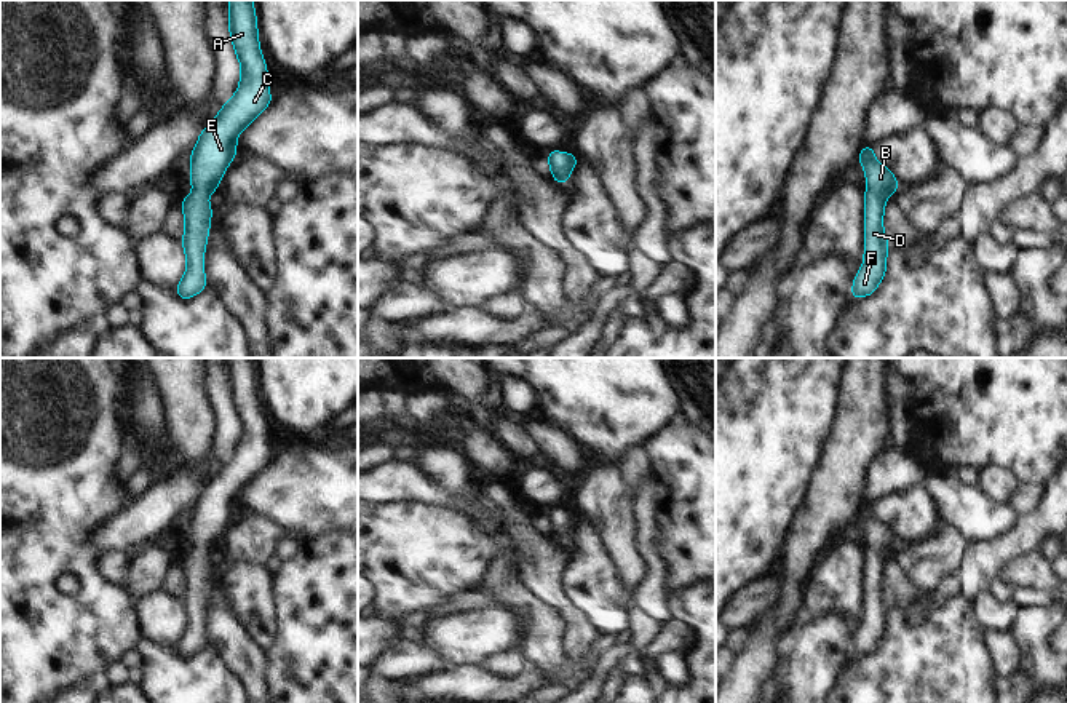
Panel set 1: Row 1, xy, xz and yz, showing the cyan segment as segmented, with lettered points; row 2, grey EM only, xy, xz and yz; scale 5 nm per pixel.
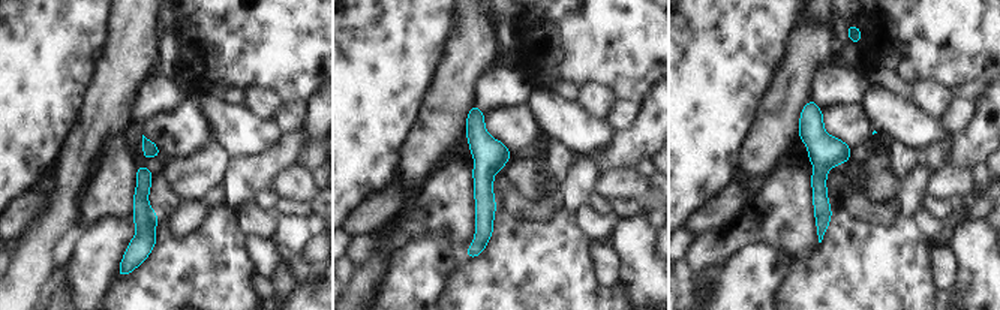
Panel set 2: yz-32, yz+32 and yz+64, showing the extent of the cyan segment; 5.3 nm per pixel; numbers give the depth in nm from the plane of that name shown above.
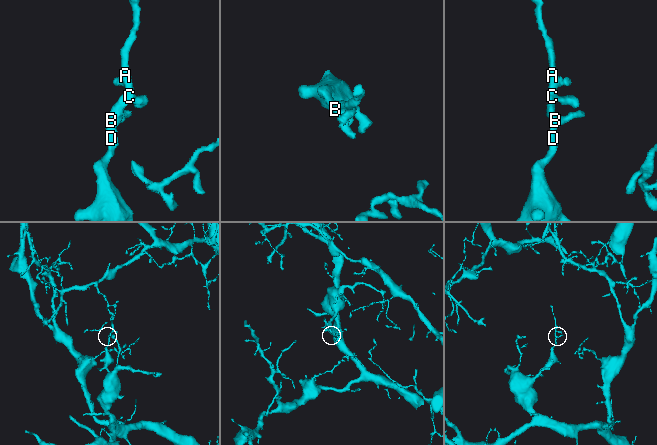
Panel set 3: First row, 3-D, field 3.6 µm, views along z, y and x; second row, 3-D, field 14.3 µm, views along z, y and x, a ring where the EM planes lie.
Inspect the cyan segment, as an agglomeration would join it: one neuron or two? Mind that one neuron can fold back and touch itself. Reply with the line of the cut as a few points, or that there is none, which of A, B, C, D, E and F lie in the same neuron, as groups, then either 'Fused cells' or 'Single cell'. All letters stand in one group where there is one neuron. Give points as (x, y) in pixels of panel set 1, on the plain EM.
No split. Groups: A B C D E F. Single cell.

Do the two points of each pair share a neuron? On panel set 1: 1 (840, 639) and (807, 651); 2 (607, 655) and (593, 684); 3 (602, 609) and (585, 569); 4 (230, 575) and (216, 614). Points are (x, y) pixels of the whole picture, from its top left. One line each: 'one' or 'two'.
1: one
2: one
3: one
4: two

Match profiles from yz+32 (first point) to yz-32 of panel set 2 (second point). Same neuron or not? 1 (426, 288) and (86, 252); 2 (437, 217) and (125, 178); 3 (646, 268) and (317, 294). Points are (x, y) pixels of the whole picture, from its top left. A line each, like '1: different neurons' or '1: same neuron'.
1: same neuron
2: same neuron
3: different neurons

